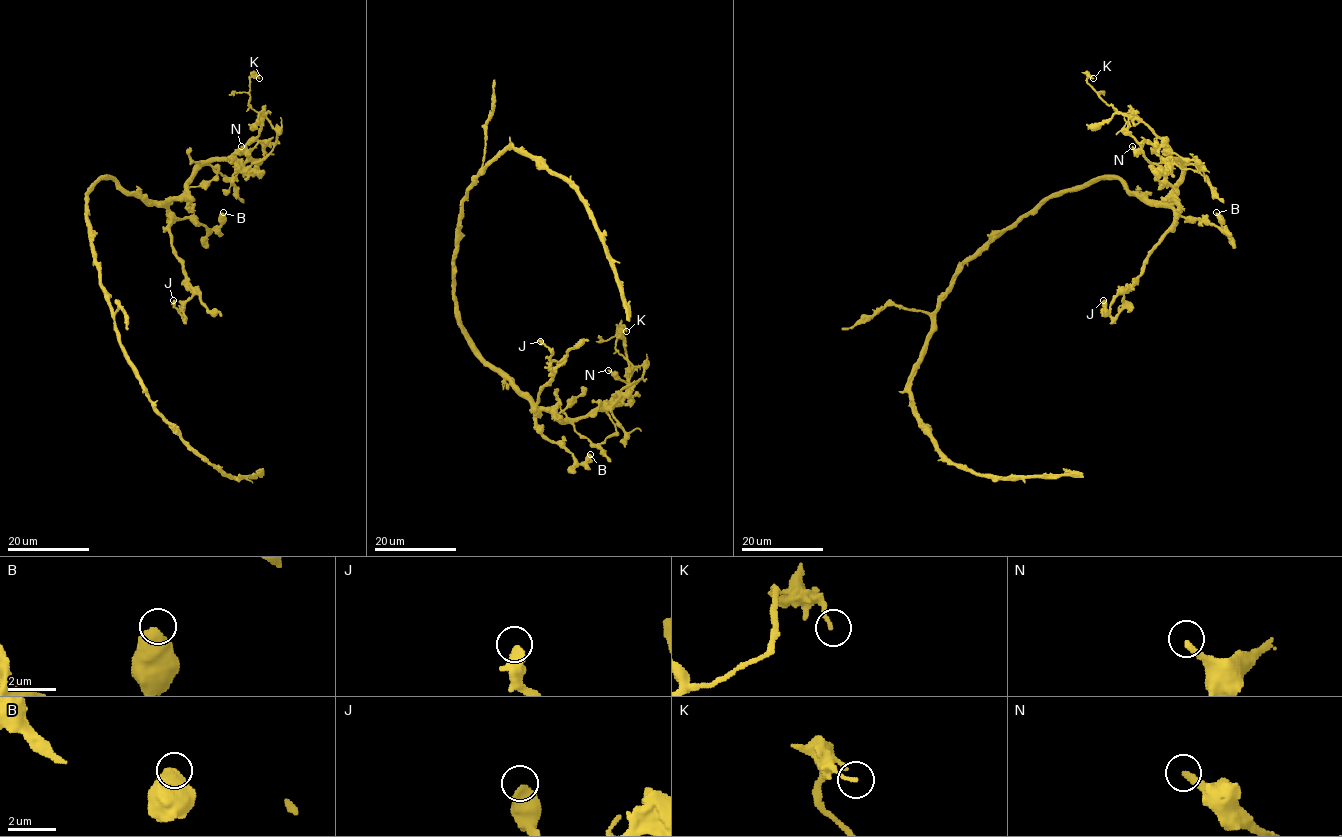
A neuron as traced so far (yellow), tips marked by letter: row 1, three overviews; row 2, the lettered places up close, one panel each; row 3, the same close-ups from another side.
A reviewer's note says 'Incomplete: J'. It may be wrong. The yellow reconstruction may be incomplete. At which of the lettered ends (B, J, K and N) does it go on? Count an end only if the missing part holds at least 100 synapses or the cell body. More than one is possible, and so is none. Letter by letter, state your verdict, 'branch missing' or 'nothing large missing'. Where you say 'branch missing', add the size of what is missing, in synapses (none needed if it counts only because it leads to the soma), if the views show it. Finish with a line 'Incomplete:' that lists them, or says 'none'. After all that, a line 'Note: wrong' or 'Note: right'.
B: nothing large missing
J: nothing large missing
K: nothing large missing
N: nothing large missing
Incomplete: none
Note: wrong

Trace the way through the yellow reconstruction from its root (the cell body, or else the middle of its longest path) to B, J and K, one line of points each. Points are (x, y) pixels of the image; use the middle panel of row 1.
B: (455, 236), (454, 300), (468, 343), (530, 403), (536, 426), (544, 436), (562, 444), (579, 463), (590, 454)
J: (455, 236), (454, 300), (468, 343), (535, 412), (537, 396), (560, 362), (549, 359), (553, 352), (540, 341)
K: (455, 236), (468, 343), (558, 419), (623, 397), (617, 325), (626, 331)

